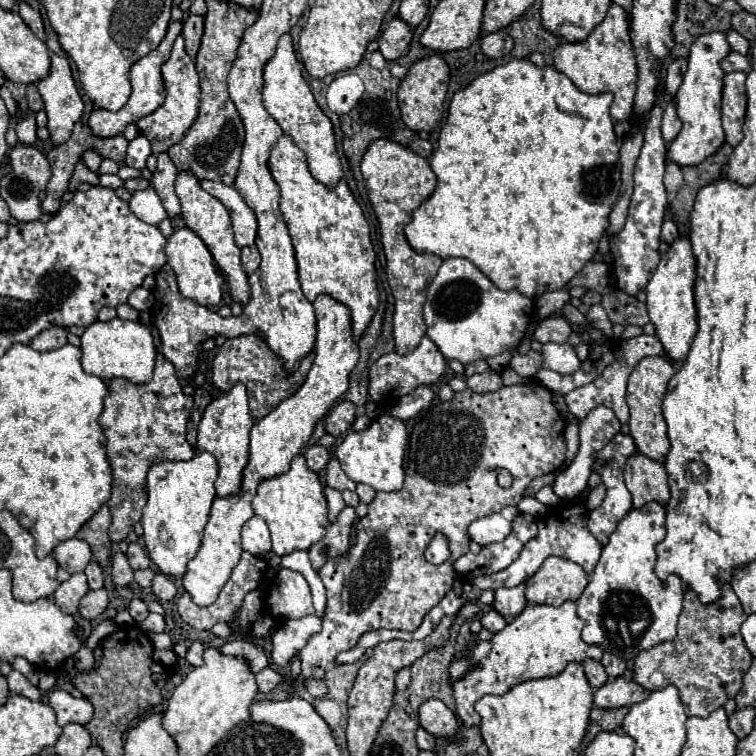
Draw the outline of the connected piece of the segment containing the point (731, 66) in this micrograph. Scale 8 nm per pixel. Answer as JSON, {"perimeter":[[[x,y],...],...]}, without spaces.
{"perimeter":[[[729,52],[729,56],[721,62],[721,68],[725,72],[735,72],[735,70],[741,70],[745,74],[751,72],[751,62],[747,56],[741,56],[739,52]]]}

